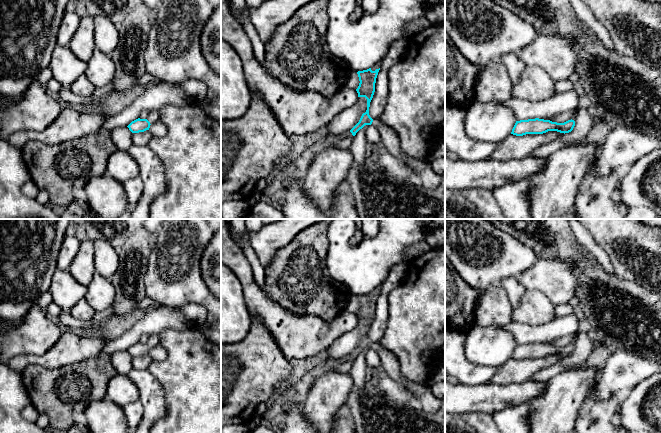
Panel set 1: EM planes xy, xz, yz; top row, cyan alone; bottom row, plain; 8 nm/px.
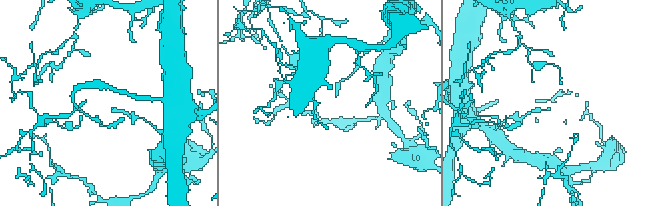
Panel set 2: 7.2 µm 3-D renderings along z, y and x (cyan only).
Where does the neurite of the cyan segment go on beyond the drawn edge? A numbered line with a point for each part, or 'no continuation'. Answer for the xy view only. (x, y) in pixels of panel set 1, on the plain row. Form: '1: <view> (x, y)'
1: xy (153, 338)

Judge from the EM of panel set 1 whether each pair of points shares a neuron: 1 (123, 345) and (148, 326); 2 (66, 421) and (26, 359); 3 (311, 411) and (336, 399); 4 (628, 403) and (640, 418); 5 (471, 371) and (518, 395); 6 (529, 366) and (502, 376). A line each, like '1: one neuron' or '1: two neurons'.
1: one neuron
2: two neurons
3: one neuron
4: one neuron
5: two neurons
6: one neuron

